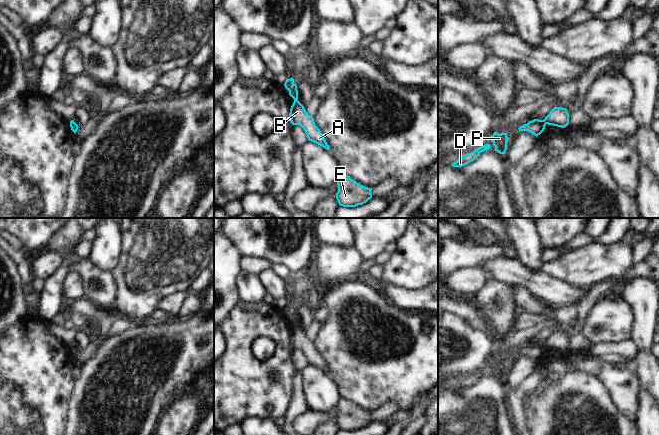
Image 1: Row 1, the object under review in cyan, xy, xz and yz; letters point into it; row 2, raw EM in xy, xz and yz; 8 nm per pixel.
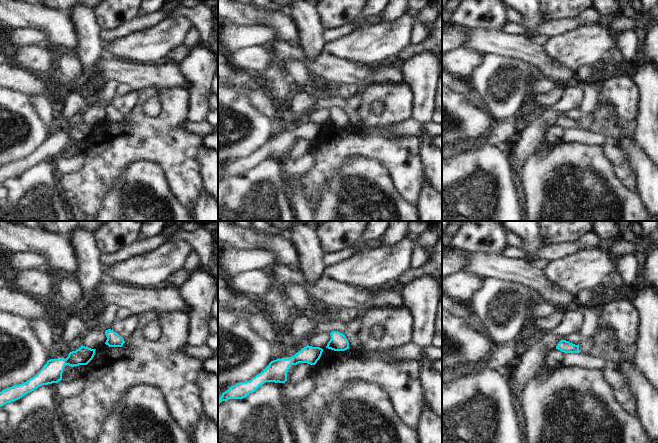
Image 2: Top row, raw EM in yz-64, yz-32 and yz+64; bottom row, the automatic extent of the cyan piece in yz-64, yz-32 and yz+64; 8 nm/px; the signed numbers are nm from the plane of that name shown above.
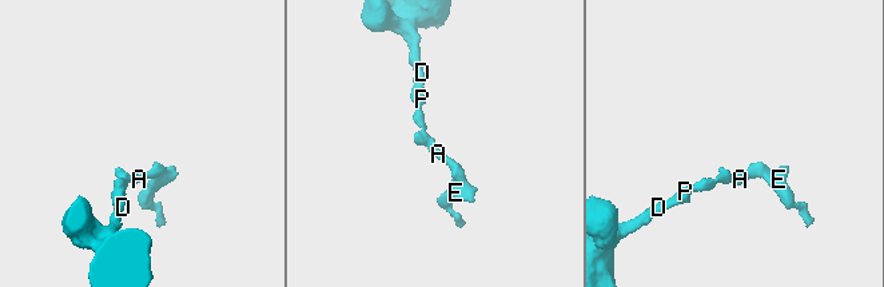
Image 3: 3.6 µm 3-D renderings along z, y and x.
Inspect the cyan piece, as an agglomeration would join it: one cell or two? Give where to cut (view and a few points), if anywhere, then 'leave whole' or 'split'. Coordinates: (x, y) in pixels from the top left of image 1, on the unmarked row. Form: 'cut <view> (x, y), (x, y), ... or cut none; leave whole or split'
cut yz (543, 344), (545, 348); split

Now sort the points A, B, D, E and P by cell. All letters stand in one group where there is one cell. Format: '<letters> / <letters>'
A B E / D P

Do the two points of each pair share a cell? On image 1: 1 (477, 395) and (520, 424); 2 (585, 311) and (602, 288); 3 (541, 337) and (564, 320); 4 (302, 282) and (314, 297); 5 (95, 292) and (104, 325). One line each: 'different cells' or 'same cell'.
1: different cells
2: same cell
3: same cell
4: same cell
5: different cells

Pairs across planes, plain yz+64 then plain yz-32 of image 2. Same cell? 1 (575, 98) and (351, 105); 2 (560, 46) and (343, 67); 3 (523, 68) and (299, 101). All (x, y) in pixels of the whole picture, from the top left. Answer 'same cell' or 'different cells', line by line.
1: different cells
2: different cells
3: different cells

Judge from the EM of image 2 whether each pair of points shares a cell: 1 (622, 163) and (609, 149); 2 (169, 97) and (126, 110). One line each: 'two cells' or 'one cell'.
1: one cell
2: two cells

